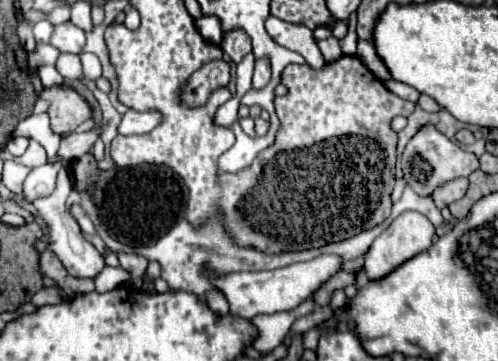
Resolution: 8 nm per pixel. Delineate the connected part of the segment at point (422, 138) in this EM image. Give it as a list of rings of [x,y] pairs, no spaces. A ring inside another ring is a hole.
[[[426,123],[416,131],[416,135],[408,141],[404,155],[402,155],[404,177],[418,195],[430,195],[438,185],[450,179],[456,179],[456,177],[468,177],[476,169],[478,169],[478,157],[474,153],[464,151],[458,143],[450,141],[432,123]]]

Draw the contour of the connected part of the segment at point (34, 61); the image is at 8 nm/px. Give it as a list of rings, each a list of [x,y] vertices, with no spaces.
[[[40,47],[40,49],[36,49],[34,53],[28,55],[28,63],[30,63],[32,71],[36,71],[38,65],[42,65],[42,63],[54,65],[58,57],[60,57],[60,51],[56,47]]]

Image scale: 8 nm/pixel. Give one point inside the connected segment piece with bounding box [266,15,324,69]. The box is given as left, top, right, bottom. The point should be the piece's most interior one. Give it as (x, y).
(298, 38)

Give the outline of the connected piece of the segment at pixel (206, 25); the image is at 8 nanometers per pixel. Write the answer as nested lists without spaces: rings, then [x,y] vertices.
[[[206,15],[206,17],[200,17],[196,19],[196,29],[198,33],[202,35],[204,41],[212,43],[212,45],[220,45],[222,43],[222,25],[220,25],[220,19],[216,15]]]

